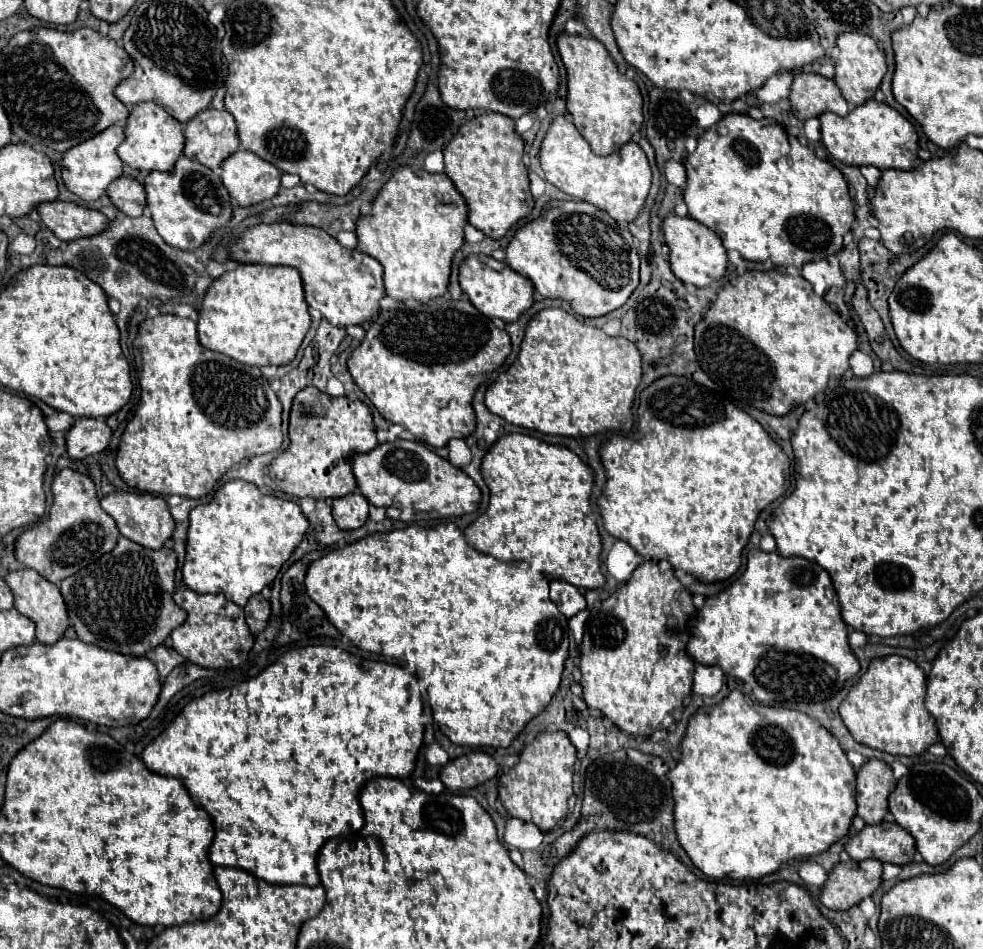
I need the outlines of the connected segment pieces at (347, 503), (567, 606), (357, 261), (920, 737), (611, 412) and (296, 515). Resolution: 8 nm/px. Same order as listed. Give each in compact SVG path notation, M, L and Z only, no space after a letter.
M347 494L333 500L333 518L343 530L357 530L369 518L369 502L359 494Z
M553 580L551 582L551 600L557 604L561 614L571 618L579 610L587 608L585 596L579 592L579 588L563 582L563 580Z
M289 222L259 224L249 228L233 246L231 256L249 264L285 264L299 270L305 300L319 310L333 326L367 326L379 314L379 300L385 296L381 264L361 250L341 246L333 236L315 228Z
M903 656L877 658L869 664L869 670L859 678L859 682L849 690L847 698L839 706L839 714L859 744L877 748L881 752L889 752L893 756L921 756L923 752L927 752L929 746L939 742L935 718L925 708L925 692L927 692L927 676L915 662Z
M545 308L533 316L525 328L525 340L517 362L487 388L485 406L509 424L537 430L551 436L585 438L605 430L629 434L633 428L631 406L641 382L641 354L627 338L607 336L601 328L579 322L561 308Z
M231 480L209 504L197 506L189 514L183 582L199 594L221 592L231 602L245 606L253 594L273 584L307 528L309 520L295 502L265 496L247 480Z

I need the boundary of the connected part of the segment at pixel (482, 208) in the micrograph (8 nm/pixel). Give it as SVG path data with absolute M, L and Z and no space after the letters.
M485 112L459 128L457 136L445 146L445 174L453 180L467 202L469 222L485 236L499 240L511 226L531 214L527 166L523 164L525 140L515 134L515 122L503 114Z

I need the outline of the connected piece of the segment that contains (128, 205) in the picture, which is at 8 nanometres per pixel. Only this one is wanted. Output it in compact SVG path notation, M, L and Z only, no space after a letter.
M121 176L115 182L111 182L107 192L109 192L115 208L127 216L141 216L143 208L147 206L145 204L147 196L143 194L143 184L135 178Z

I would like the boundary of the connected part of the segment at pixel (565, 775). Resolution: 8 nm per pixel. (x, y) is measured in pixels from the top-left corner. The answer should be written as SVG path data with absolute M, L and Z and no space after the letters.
M541 732L537 738L527 744L519 756L519 764L511 768L509 774L503 774L499 780L499 800L513 818L533 822L541 832L553 830L569 812L569 798L573 796L573 766L577 762L577 748L571 744L565 732Z

